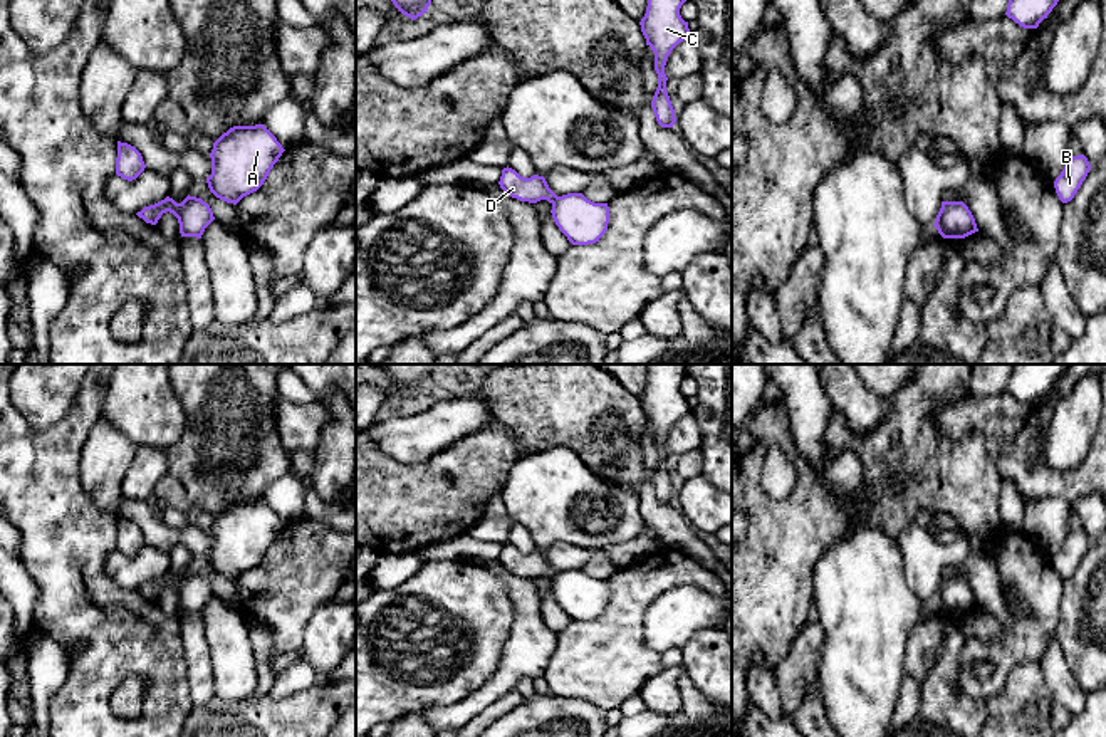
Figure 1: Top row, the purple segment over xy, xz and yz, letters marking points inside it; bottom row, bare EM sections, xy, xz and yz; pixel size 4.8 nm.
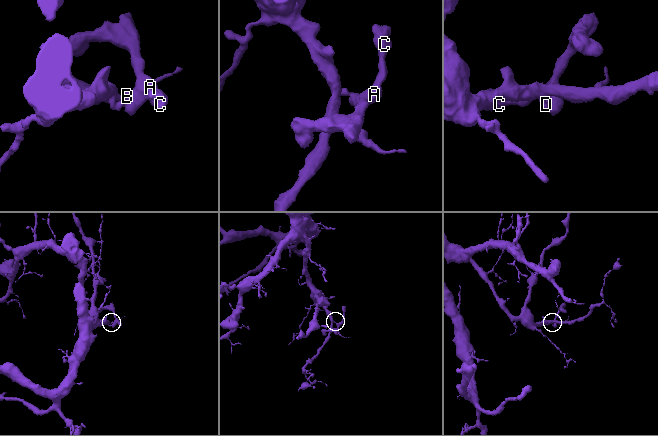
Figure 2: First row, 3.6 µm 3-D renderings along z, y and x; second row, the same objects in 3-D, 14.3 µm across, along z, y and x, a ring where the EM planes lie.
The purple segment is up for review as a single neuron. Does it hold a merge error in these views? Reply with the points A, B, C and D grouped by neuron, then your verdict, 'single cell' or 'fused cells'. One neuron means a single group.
groups A C / B D; fused cells

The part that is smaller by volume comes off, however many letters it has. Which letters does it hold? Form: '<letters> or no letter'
A, C

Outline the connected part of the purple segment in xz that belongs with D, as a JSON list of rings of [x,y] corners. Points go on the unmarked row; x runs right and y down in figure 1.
[[[509,542],[502,546],[498,561],[509,572],[520,578],[537,579],[540,576],[547,576],[549,579],[554,579],[557,574],[544,552],[534,551],[530,554],[524,554]]]

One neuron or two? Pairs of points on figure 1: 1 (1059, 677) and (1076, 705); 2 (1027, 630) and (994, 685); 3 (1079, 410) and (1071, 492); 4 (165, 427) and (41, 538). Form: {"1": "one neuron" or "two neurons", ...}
{"1": "one neuron", "2": "one neuron", "3": "two neurons", "4": "two neurons"}

